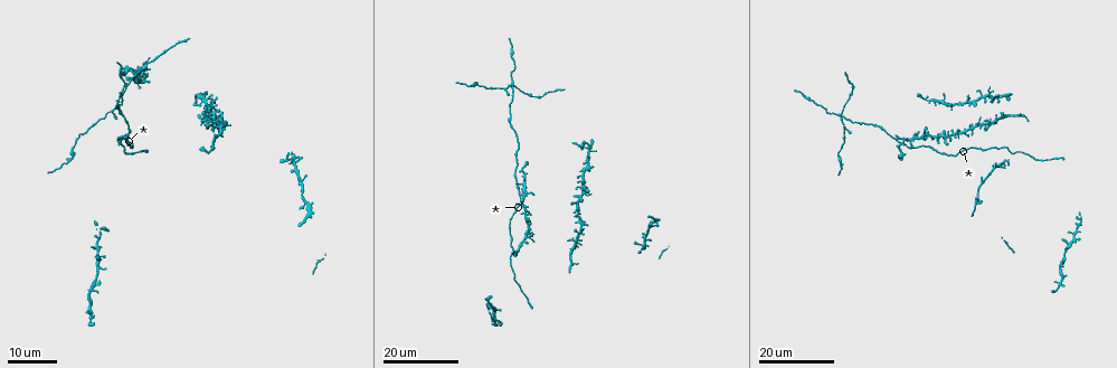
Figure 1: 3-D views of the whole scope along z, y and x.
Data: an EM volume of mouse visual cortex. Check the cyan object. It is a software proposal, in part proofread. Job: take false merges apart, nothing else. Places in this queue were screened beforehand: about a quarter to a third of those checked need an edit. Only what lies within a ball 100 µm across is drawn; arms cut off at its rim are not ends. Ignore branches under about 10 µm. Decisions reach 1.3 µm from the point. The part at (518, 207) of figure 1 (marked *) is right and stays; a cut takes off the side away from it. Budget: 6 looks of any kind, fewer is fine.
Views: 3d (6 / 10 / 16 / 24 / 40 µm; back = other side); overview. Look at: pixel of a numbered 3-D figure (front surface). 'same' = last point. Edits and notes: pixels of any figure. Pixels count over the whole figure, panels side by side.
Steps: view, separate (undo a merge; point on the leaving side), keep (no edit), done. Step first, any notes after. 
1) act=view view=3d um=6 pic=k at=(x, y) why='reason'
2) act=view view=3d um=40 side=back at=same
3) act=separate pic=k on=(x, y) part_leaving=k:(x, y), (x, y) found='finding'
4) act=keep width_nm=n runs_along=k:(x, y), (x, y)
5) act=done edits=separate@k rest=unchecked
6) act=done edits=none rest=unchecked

act=view view=3d um=24 pic=1 at=(581, 224) why='four arms meet'

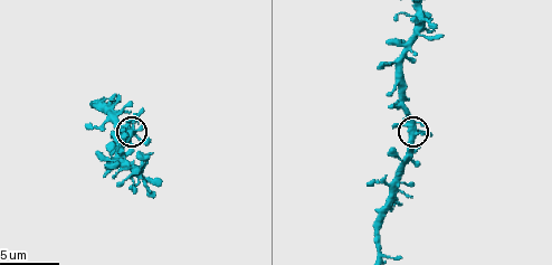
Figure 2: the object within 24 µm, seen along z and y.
act=view view=3d um=6 pic=2 at=(416, 132)

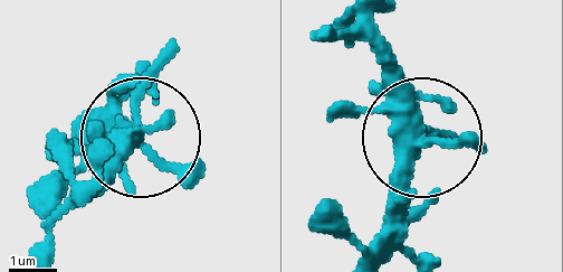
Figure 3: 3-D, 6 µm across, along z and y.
act=keep found='all the same neuron'

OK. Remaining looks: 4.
act=view view=3d um=24 pic=1 at=(842, 118) why='branch point'

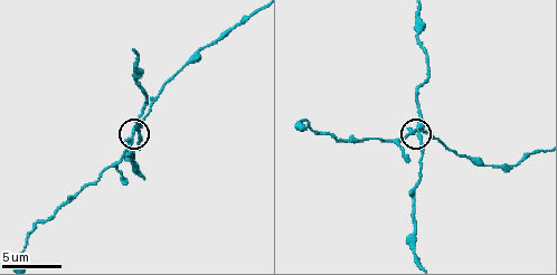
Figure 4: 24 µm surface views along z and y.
act=view view=3d um=6 pic=4 at=(133, 134)

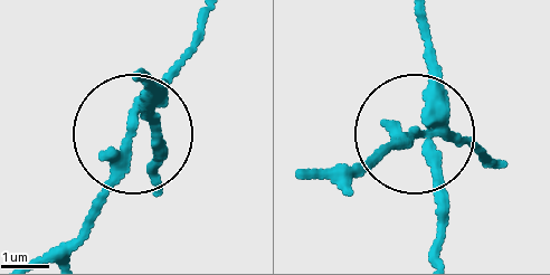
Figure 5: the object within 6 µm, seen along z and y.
act=separate pic=5 on=(129, 159) part_leaving=5:(439, 131), (323, 167) found='a second neuron is stuck on'

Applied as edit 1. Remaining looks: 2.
act=done edits=separate@5 rest=unchecked

